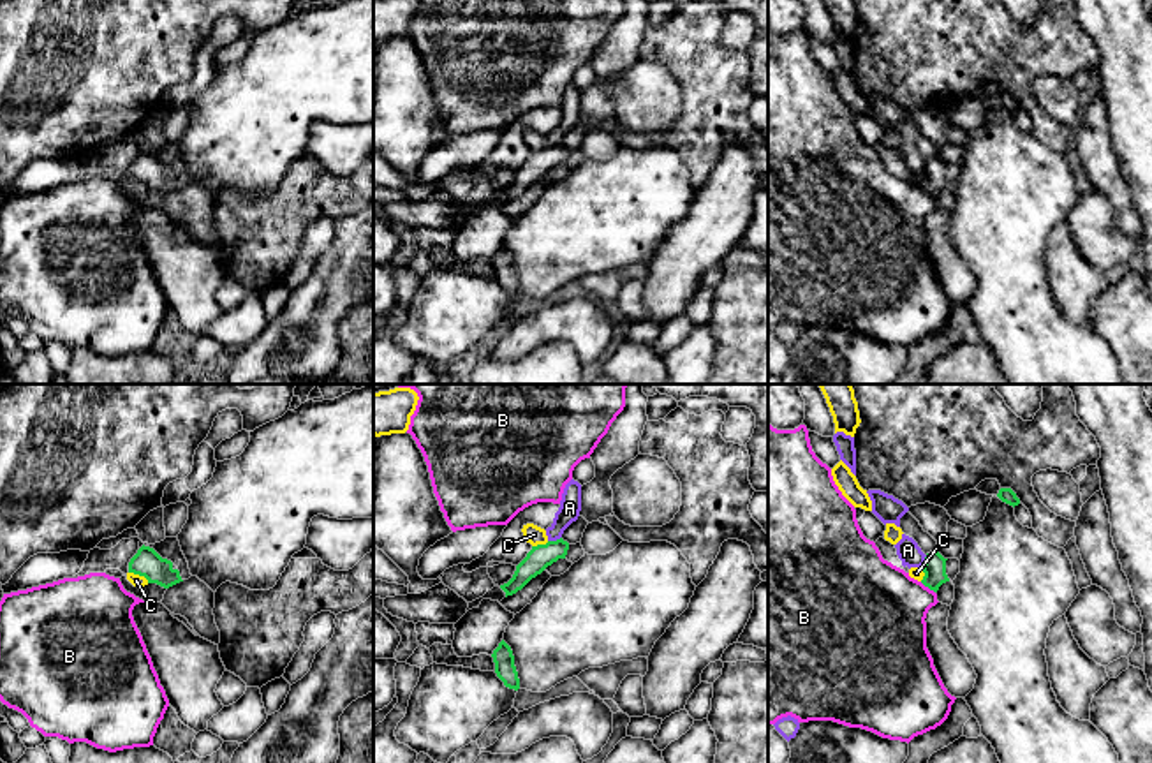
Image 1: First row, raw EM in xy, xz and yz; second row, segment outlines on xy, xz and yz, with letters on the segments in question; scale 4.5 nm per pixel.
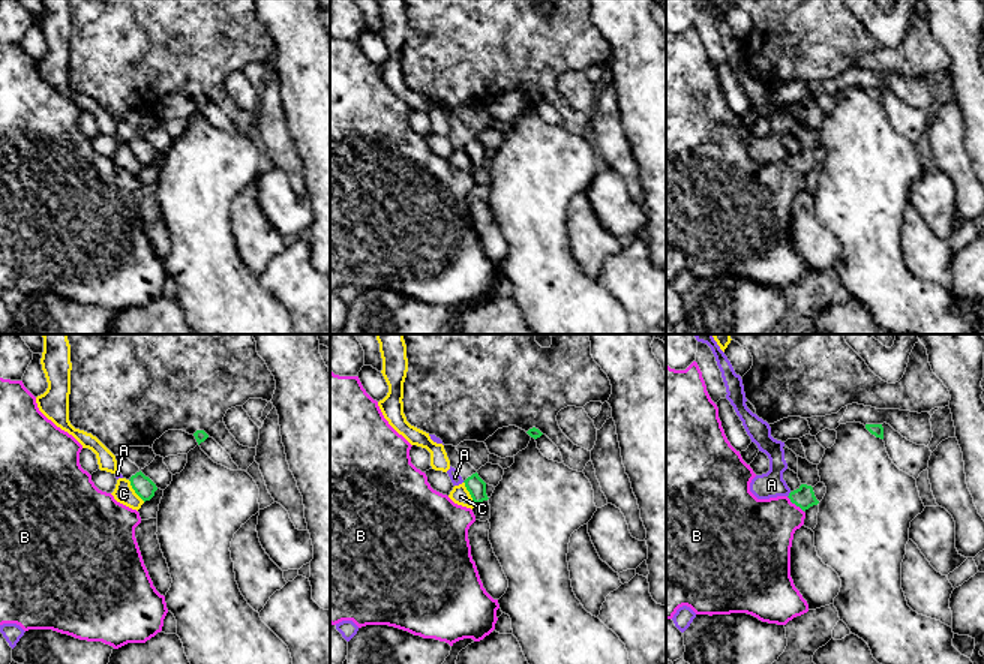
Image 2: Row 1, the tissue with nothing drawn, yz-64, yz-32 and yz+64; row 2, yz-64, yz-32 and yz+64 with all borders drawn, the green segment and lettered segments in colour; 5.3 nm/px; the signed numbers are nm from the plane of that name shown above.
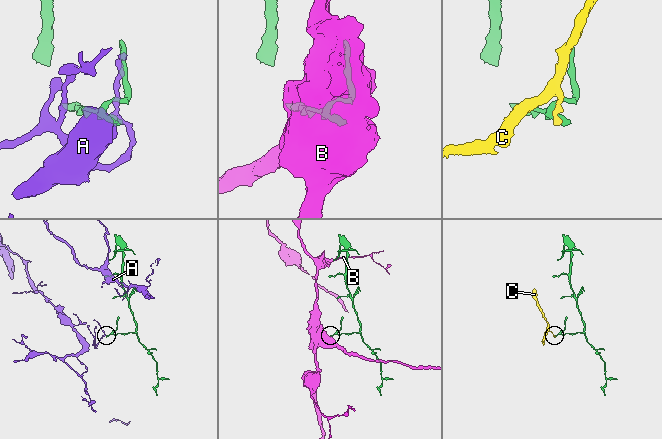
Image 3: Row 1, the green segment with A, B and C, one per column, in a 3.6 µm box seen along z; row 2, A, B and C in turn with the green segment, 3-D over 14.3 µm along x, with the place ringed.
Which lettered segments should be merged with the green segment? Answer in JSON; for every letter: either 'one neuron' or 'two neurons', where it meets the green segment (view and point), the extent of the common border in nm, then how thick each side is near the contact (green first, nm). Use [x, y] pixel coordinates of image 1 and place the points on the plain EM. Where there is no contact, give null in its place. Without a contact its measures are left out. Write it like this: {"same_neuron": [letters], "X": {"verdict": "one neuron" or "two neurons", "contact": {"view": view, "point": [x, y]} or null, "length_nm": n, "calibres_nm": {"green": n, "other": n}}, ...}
{"same_neuron": [], "A": {"verdict": "two neurons", "contact": {"view": "xz", "point": [553, 147]}, "length_nm": 70, "calibres_nm": {"green": 110, "other": 100}}, "B": {"verdict": "two neurons", "contact": {"view": "yz", "point": [927, 191]}, "length_nm": 90, "calibres_nm": {"green": 110, "other": 420}}, "C": {"verdict": "two neurons", "contact": {"view": "xy", "point": [140, 180]}, "length_nm": 110, "calibres_nm": {"green": 130, "other": 60}}}

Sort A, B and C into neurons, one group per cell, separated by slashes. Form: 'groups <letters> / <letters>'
groups A / B / C

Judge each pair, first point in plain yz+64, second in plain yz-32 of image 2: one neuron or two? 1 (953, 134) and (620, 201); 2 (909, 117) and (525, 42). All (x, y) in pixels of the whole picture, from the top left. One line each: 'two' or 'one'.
1: two
2: one

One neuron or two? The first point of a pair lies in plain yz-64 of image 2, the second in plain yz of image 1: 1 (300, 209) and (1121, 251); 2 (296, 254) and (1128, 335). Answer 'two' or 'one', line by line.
1: one
2: one

